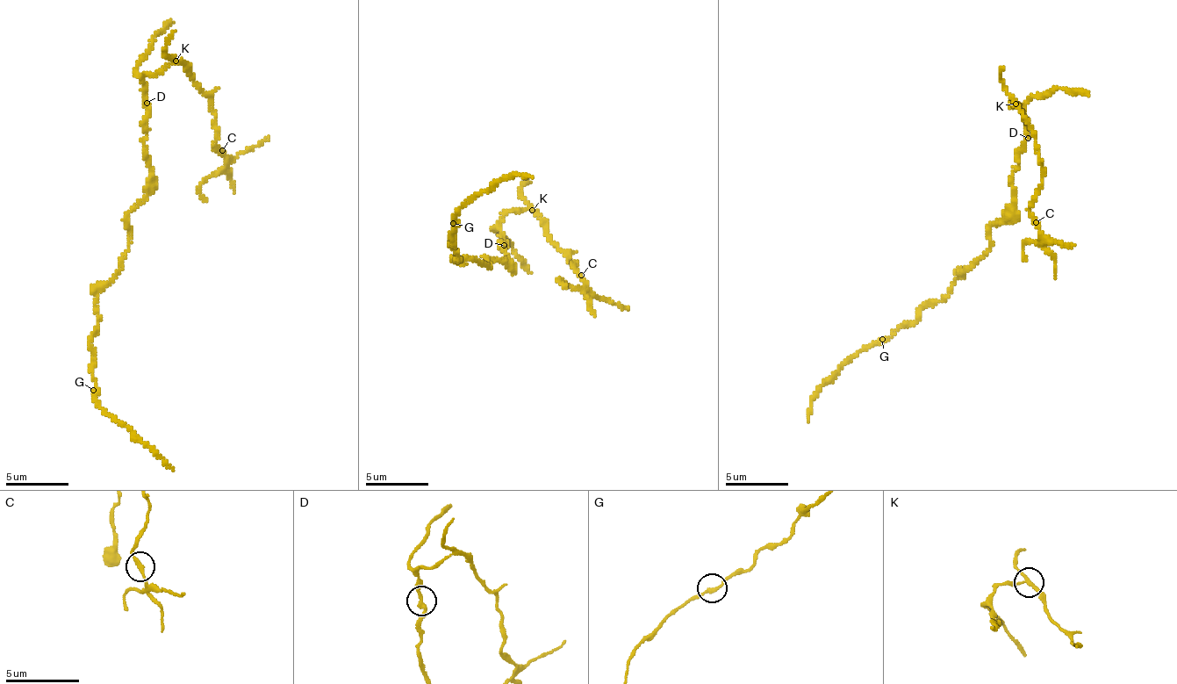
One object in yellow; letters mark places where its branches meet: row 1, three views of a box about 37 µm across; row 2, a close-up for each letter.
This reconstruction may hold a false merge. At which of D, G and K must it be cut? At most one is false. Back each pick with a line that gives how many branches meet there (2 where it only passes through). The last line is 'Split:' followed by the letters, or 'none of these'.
K: 3
Split: K

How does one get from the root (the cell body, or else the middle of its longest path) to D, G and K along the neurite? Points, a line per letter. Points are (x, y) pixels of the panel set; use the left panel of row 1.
D: (150, 180), (150, 157), (144, 142), (147, 135), (147, 103)
G: (150, 180), (150, 187), (128, 215), (128, 249), (122, 265), (97, 296), (93, 390)
K: (150, 180), (150, 157), (144, 142), (147, 118), (144, 75), (162, 74), (175, 60)

